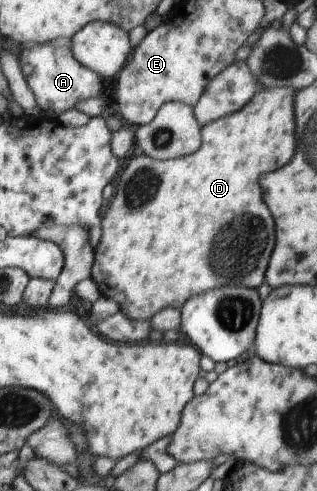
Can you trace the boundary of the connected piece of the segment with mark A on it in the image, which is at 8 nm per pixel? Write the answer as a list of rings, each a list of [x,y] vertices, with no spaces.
[[[65,41],[25,46],[18,56],[22,74],[35,94],[38,106],[44,111],[63,113],[76,108],[79,100],[102,96],[102,79],[74,58],[72,49]]]

